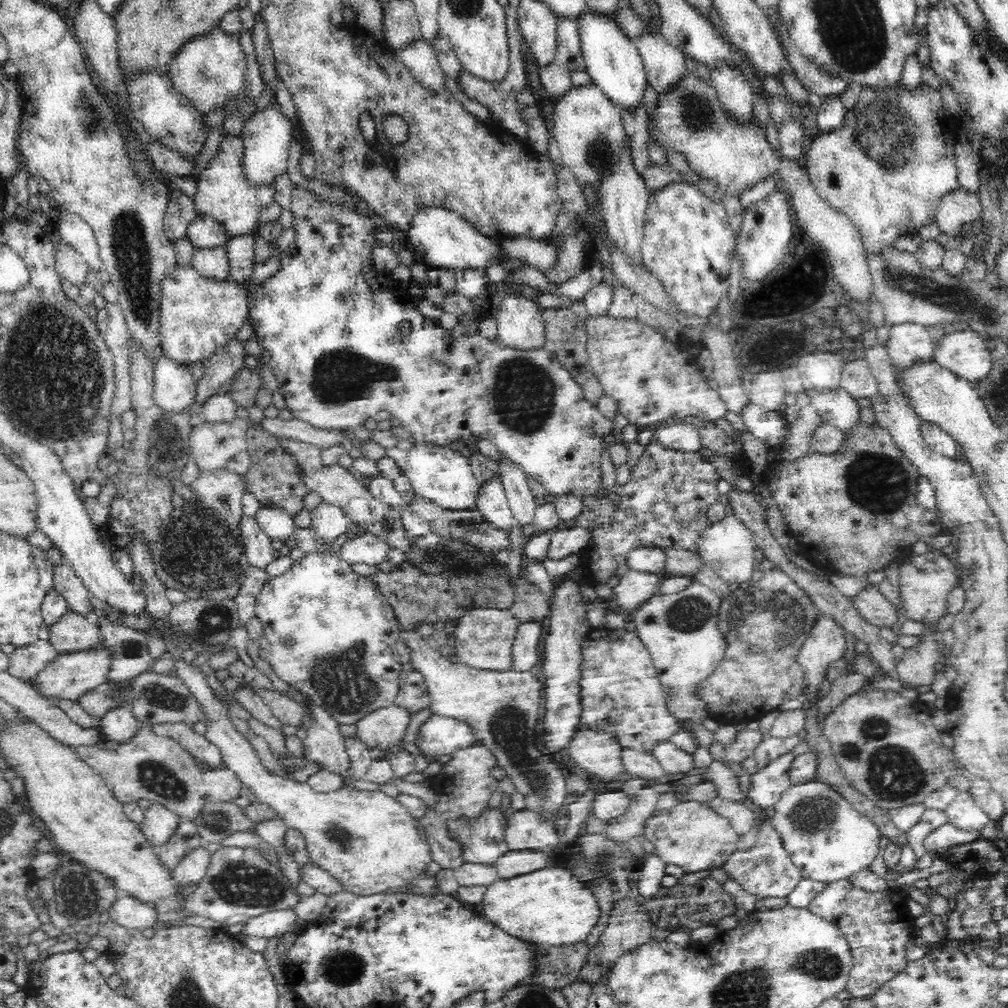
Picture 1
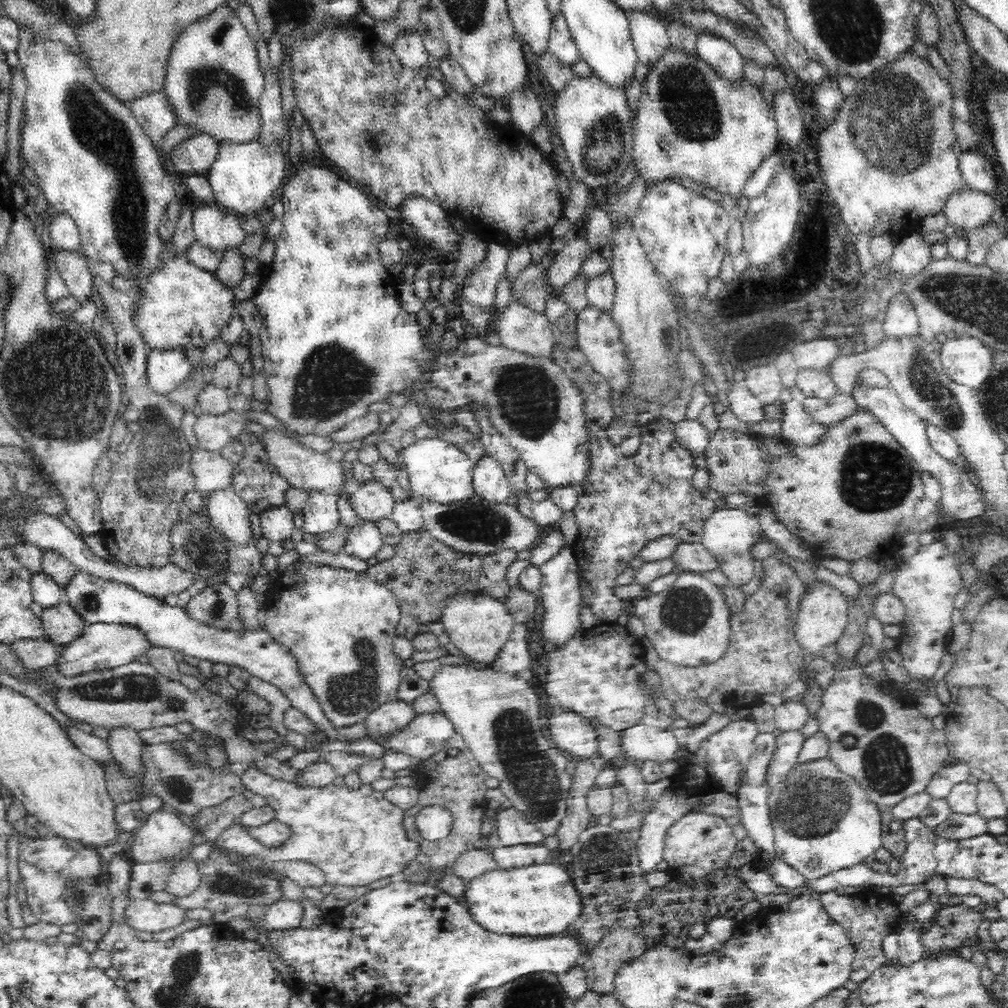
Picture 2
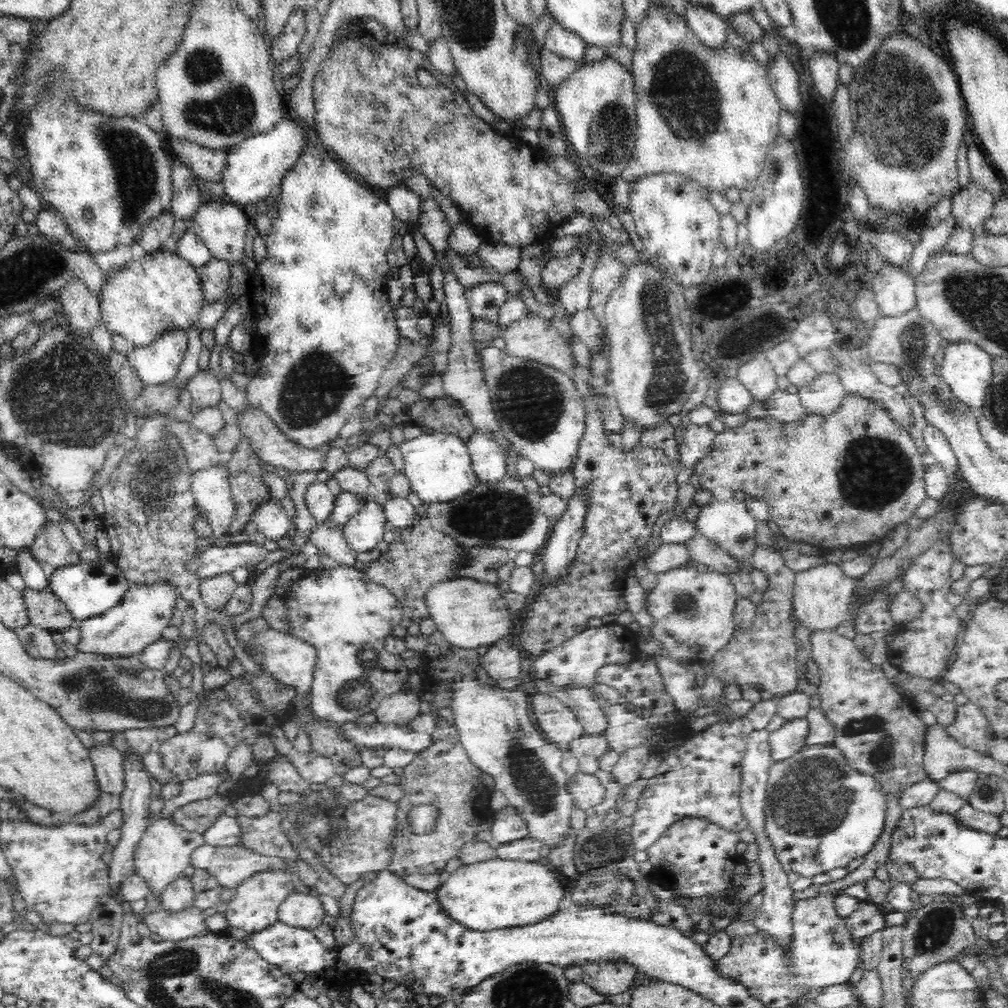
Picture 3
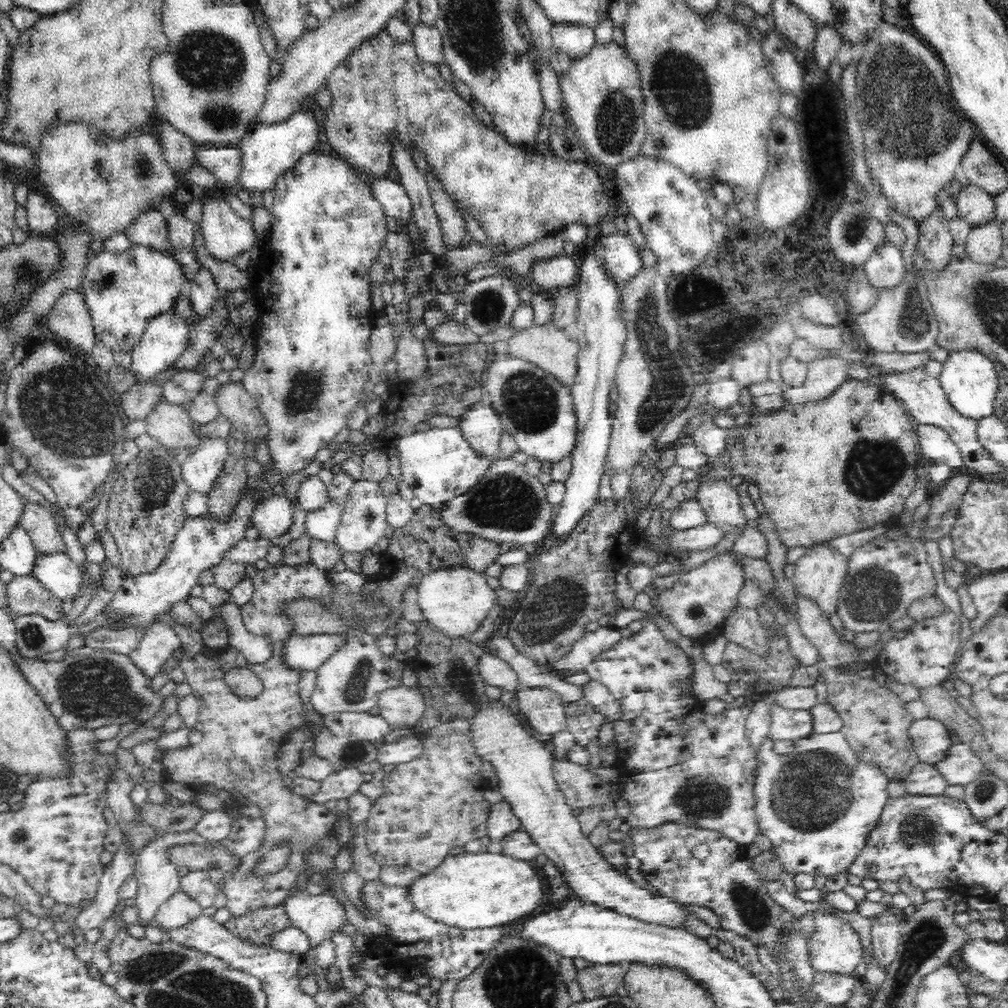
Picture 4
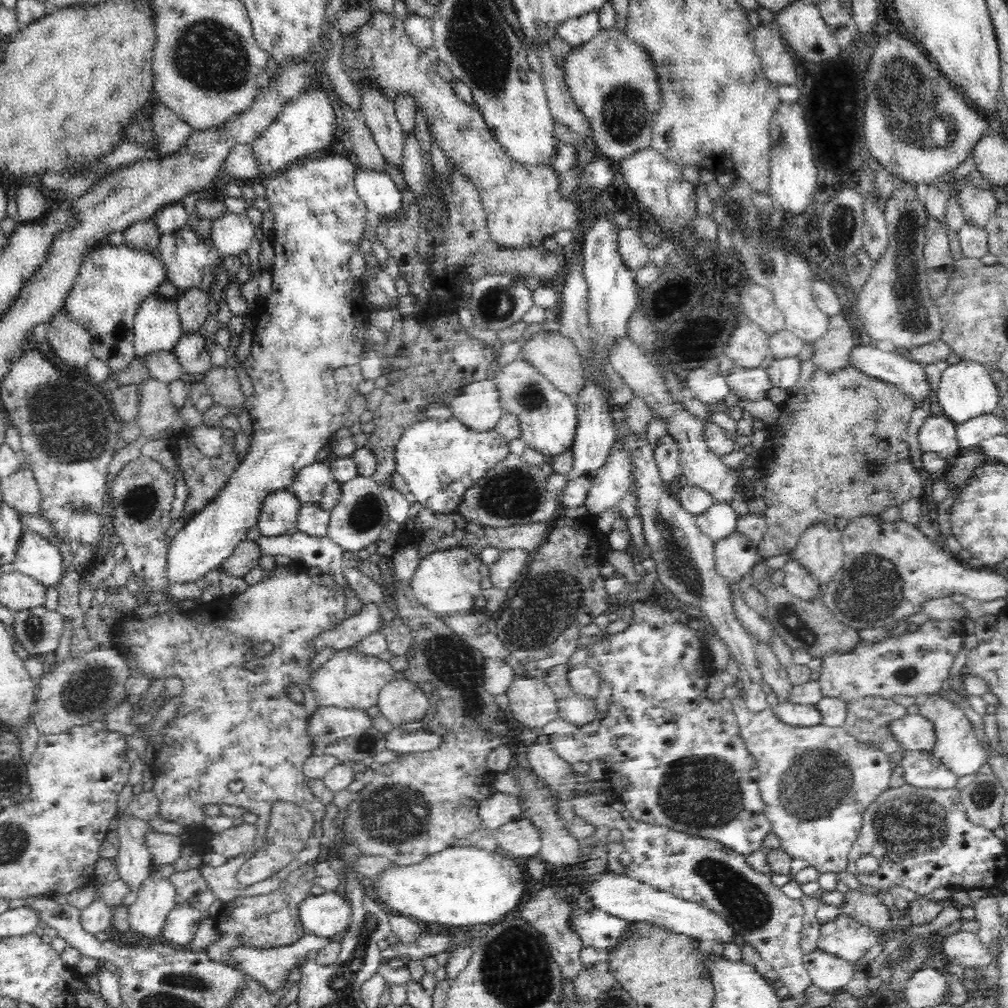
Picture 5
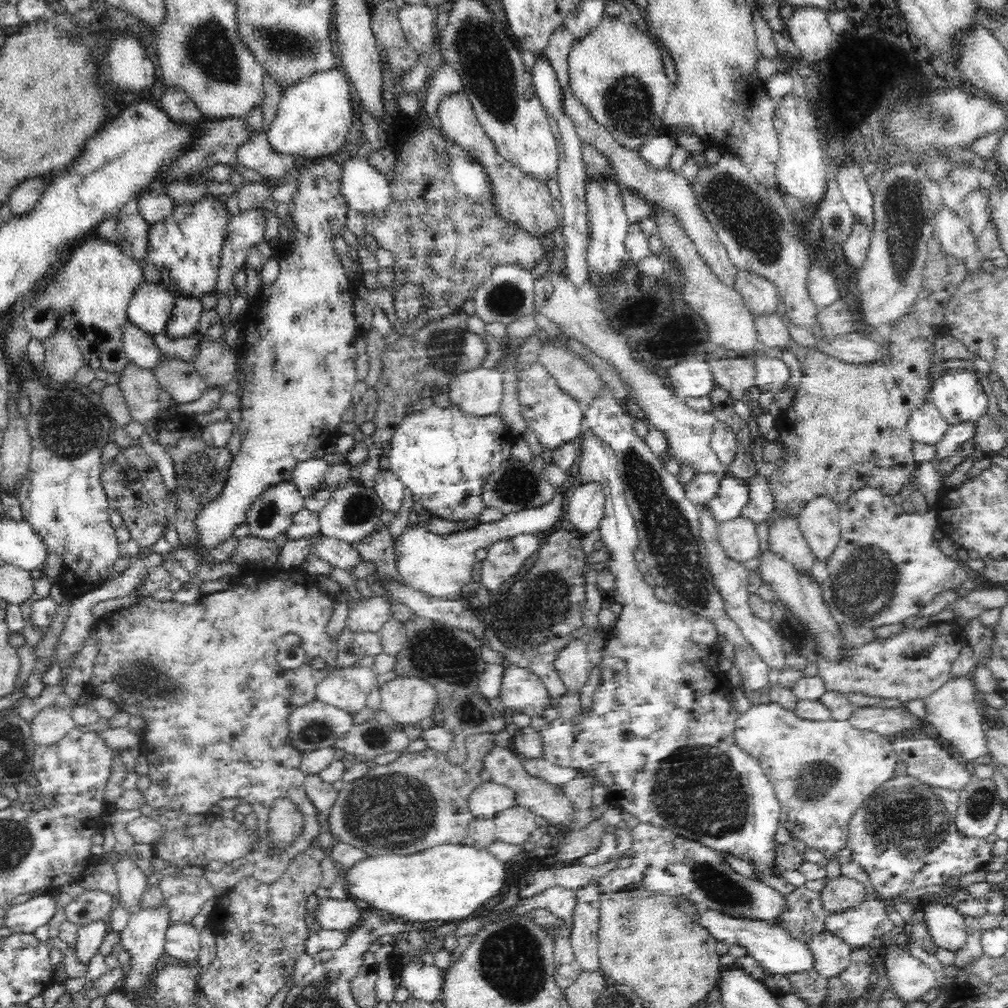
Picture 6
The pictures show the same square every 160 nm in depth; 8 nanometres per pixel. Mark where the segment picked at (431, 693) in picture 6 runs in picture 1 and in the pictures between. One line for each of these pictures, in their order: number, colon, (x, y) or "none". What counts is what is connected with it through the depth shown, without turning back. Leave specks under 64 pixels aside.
1: (384, 728)
2: (388, 718)
3: (399, 709)
4: (402, 706)
5: (401, 701)

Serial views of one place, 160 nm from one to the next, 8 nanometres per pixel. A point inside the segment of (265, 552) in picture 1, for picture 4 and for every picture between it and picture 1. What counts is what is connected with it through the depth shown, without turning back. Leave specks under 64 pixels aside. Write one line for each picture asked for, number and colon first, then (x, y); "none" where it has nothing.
2: (229, 513)
3: (213, 496)
4: (201, 472)

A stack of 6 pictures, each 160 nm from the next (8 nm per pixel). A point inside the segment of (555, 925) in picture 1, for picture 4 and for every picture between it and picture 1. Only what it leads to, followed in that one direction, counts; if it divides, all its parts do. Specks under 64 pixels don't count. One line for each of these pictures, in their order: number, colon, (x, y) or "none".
2: (542, 900)
3: (498, 894)
4: (469, 891)

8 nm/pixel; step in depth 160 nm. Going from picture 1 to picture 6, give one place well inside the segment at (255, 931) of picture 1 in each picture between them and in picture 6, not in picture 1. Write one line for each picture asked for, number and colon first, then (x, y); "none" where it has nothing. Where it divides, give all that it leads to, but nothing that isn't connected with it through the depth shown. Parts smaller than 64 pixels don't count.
2: (287, 914)
3: (304, 909)
4: (320, 916)
5: (325, 915)
6: (336, 915)

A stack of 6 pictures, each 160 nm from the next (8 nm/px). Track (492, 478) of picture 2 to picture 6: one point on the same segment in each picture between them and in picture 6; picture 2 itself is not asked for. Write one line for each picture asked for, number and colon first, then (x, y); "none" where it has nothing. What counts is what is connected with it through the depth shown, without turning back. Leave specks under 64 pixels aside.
3: (488, 460)
4: (481, 427)
5: (478, 407)
6: (479, 392)

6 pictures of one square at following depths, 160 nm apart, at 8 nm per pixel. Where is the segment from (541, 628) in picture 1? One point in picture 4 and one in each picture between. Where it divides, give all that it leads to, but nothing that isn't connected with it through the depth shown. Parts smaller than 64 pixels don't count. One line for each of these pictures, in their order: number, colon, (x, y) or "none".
2: (515, 656)
3: (502, 660)
4: (496, 671)

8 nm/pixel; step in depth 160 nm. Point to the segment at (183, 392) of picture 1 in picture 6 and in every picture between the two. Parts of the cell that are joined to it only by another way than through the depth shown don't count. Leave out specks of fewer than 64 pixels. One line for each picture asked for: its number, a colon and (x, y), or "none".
2: (167, 370)
3: (158, 363)
4: (166, 337)
5: (157, 328)
6: (150, 309)

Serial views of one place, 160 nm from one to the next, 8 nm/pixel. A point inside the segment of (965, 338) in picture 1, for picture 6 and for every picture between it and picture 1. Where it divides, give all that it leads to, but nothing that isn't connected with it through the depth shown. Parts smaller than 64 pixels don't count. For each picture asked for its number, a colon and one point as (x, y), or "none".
2: (968, 361)
3: (968, 369)
4: (969, 377)
5: (967, 390)
6: (958, 395)

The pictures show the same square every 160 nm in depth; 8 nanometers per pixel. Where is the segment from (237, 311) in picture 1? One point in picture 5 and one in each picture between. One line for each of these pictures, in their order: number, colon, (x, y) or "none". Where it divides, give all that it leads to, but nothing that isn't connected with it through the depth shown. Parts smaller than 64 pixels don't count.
2: (182, 305)
3: (142, 302)
4: (124, 291)
5: (113, 282)

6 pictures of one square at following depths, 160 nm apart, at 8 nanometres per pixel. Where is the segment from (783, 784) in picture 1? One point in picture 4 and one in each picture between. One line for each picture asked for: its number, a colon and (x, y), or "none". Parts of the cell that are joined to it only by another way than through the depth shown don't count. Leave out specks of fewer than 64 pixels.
2: (789, 744)
3: (786, 741)
4: (785, 725)

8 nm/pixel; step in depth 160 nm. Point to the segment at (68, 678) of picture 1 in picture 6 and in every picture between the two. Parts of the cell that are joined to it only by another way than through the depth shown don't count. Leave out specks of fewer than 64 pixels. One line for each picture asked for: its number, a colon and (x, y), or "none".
2: (104, 646)
3: (124, 632)
4: (137, 602)
5: (304, 363)
6: (299, 377)

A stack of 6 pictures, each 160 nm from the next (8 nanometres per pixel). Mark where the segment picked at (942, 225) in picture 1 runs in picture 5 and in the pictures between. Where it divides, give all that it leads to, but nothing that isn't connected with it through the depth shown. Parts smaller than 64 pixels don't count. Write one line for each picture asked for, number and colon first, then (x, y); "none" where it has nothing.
2: (969, 209)
3: (971, 206)
4: (975, 207)
5: (978, 204)

